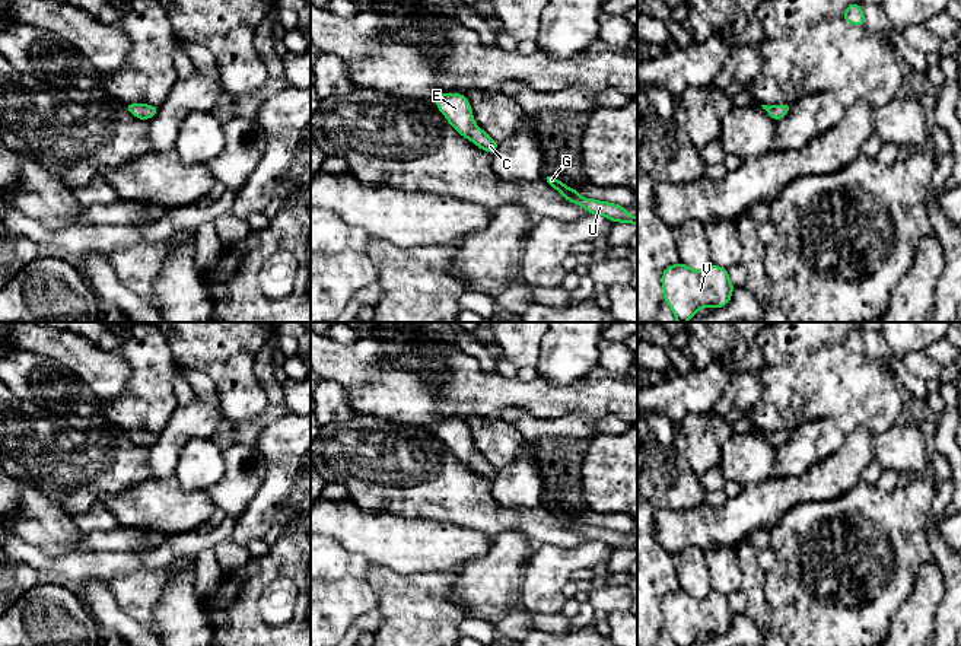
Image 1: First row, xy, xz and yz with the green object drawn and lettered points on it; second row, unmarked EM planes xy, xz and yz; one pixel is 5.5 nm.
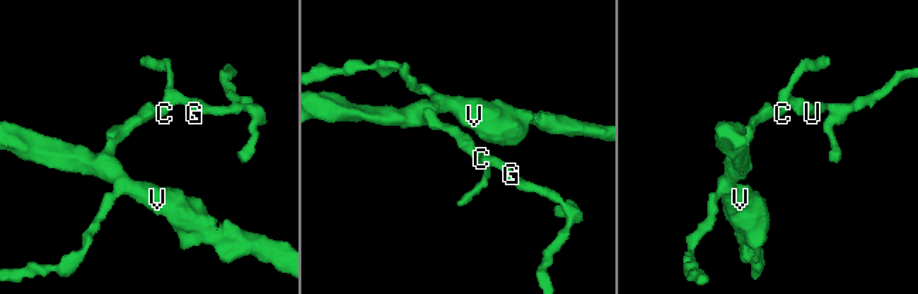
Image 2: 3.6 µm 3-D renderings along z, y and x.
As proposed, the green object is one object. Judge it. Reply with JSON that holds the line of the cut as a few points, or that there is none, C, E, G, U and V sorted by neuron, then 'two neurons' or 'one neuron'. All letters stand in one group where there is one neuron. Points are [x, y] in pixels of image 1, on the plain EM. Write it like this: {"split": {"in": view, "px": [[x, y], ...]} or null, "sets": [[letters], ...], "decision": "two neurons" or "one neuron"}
{"split": null, "sets": [["C", "E", "G", "U", "V"]], "decision": "one neuron"}

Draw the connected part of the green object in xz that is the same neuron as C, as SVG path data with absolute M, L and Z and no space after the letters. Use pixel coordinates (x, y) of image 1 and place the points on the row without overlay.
M439 420L435 426L439 437L446 443L448 449L472 471L494 481L497 468L494 468L484 456L478 455L468 426L462 420Z

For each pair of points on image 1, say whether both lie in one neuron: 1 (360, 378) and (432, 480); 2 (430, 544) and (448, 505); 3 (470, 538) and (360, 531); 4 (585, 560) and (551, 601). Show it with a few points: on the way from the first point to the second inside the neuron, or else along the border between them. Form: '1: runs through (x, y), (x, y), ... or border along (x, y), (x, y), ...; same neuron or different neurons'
1: border along (358, 414), (372, 414), (425, 427); different neurons
2: border along (407, 516), (457, 522), (474, 530); different neurons
3: runs through (442, 538), (388, 538); same neuron
4: runs through (572, 563), (551, 584), (551, 588); same neuron

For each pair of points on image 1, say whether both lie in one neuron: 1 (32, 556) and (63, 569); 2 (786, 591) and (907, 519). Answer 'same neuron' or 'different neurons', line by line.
1: same neuron
2: same neuron

